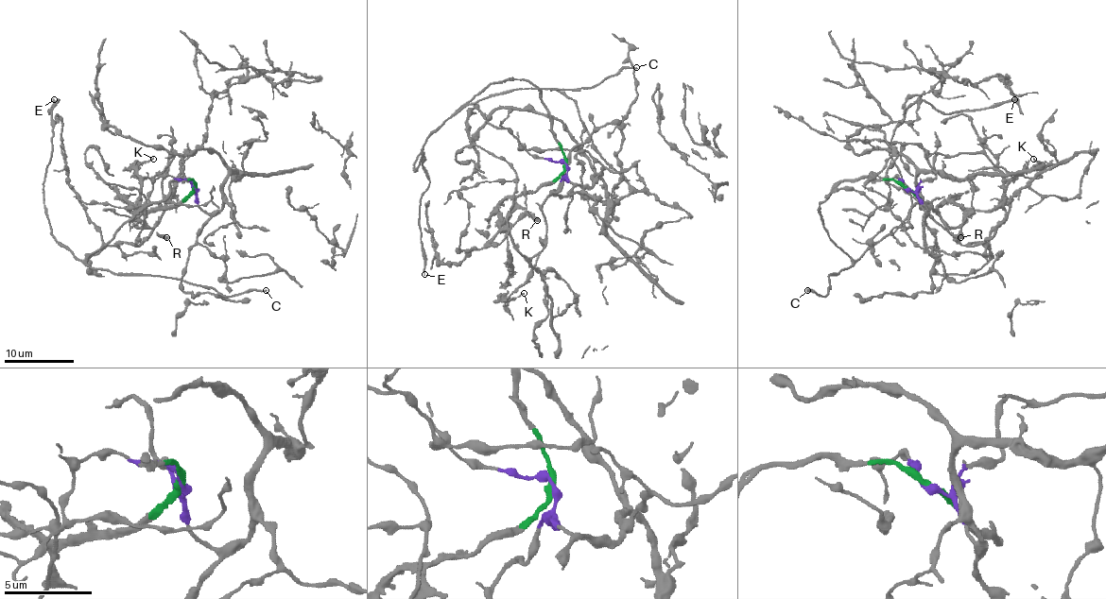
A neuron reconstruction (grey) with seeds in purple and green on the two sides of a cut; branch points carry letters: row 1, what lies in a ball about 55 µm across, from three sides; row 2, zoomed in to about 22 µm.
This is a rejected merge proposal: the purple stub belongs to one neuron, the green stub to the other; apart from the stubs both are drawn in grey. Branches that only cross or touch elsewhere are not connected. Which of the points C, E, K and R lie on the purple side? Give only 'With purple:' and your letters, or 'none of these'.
With purple: none of these

